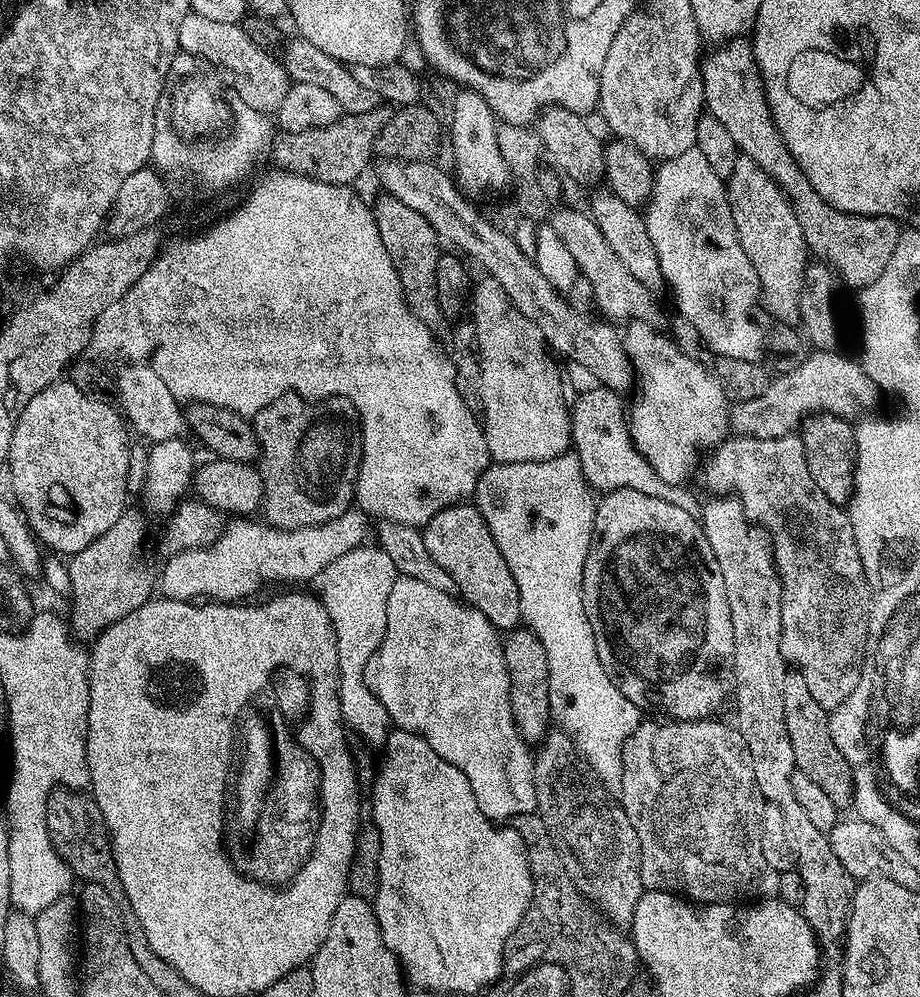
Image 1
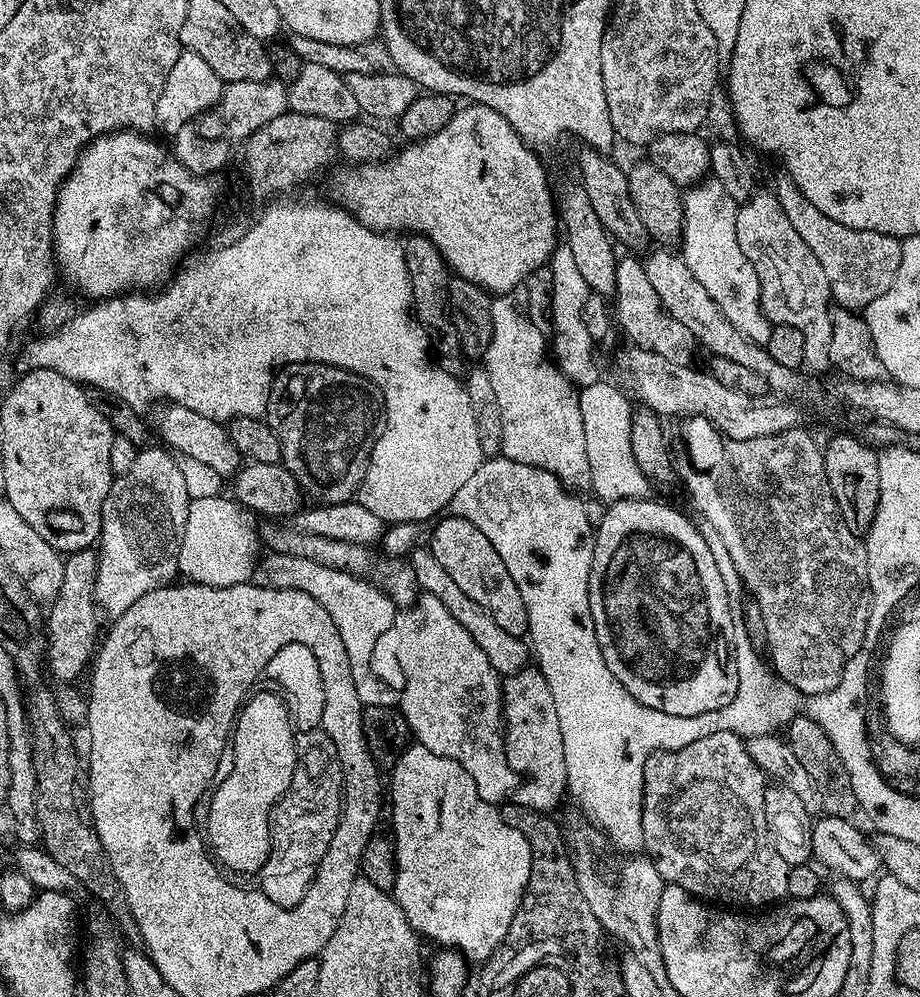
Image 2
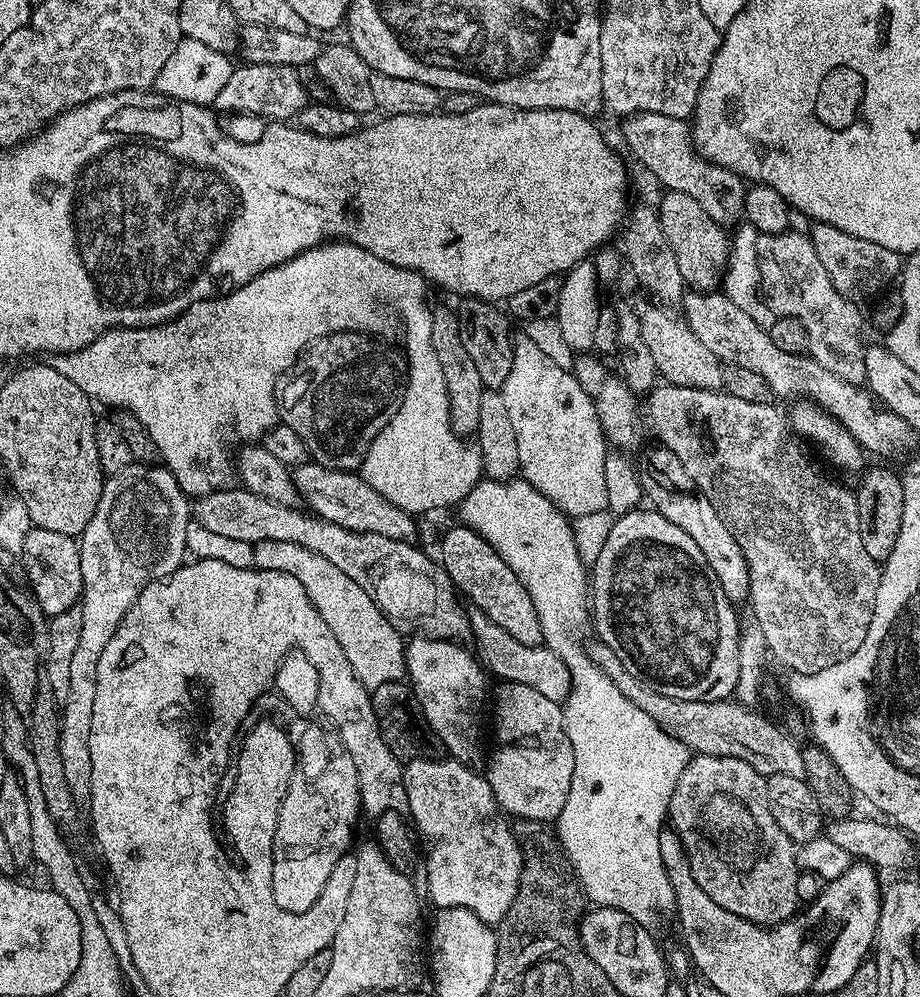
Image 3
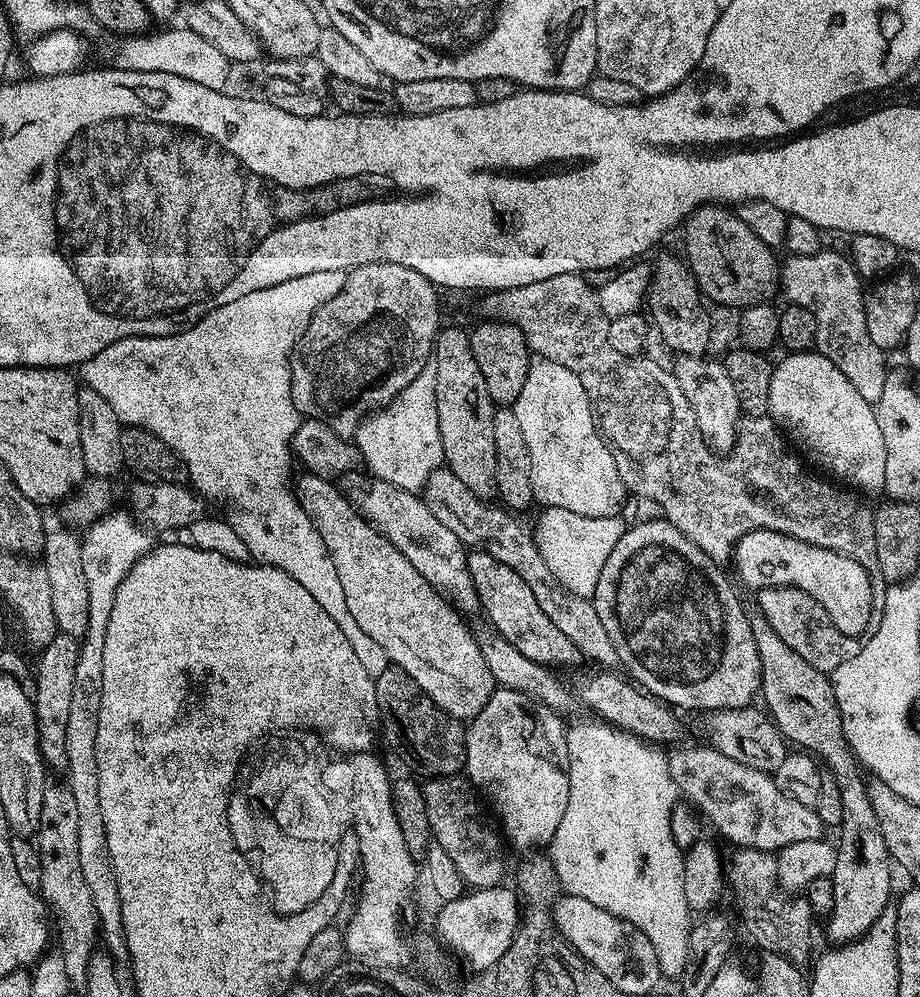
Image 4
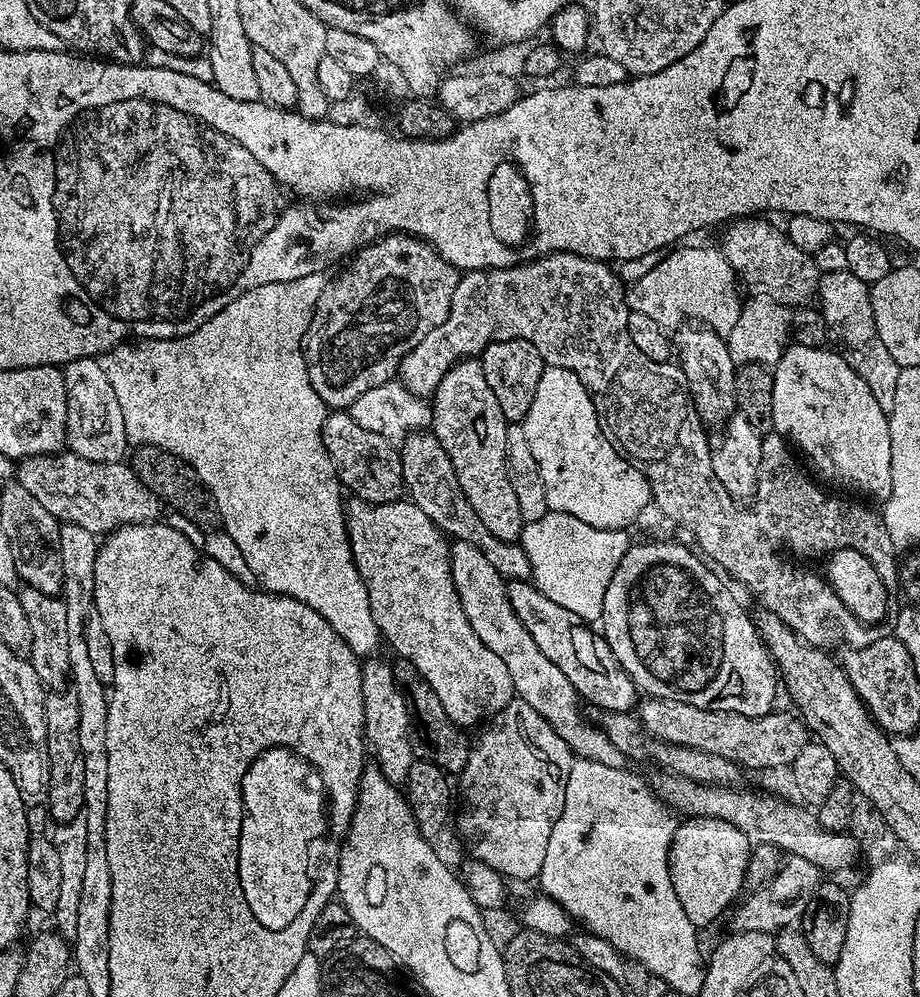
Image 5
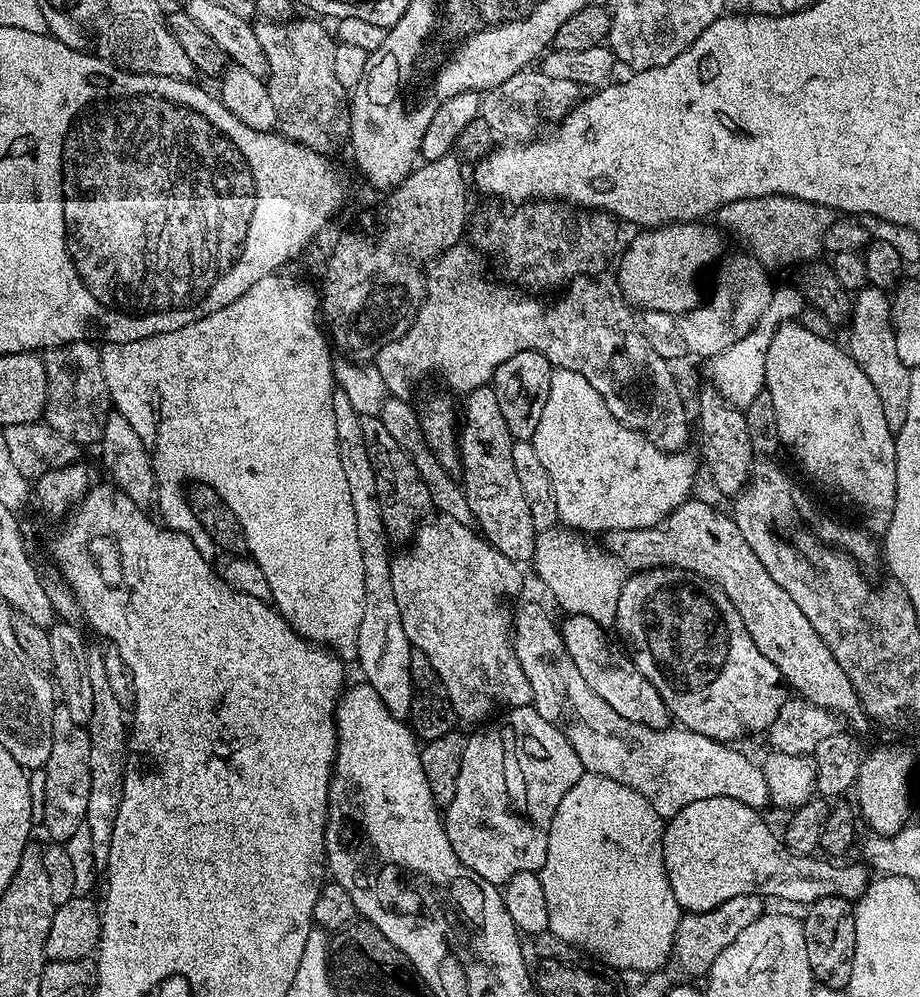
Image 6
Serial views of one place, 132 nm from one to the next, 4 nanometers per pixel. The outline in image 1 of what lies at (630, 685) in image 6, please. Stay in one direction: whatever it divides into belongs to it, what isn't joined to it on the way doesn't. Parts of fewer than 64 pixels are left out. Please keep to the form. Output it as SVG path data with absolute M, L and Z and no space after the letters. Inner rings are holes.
M475 503L455 504L434 514L422 531L430 558L454 578L456 592L467 603L486 614L497 630L511 630L521 623L518 582L514 582L514 574L510 574L510 566L506 566L506 558L502 558L502 550L498 550L498 542L494 542L490 526L486 526Z

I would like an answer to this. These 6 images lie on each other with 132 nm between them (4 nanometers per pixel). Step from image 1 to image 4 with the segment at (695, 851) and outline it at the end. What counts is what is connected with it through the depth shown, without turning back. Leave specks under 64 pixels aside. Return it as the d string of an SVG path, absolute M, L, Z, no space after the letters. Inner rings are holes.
M737 847L726 864L726 880L732 886L732 896L740 911L739 923L744 923L748 936L764 947L768 954L784 956L793 964L803 965L803 960L812 952L812 907L800 894L789 894L780 887L776 875L778 866L773 853Z

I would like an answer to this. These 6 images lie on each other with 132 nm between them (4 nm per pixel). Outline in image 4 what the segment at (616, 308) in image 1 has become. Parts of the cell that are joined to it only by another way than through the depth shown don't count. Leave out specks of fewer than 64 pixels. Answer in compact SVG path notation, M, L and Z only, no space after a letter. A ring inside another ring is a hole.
M707 355L675 357L676 365L670 371L675 376L678 386L682 386L682 394L686 394L686 402L694 410L694 418L698 422L698 430L708 447L717 454L731 453L736 446L736 432L742 423L742 413L738 402L738 393L734 390L734 381L726 374L723 363L719 359L708 360Z

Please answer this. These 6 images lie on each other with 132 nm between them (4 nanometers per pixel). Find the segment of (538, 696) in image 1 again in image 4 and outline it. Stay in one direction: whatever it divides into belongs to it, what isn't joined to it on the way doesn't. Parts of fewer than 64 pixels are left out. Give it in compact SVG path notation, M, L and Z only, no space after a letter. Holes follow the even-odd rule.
M497 687L490 702L467 725L466 731L466 776L482 793L485 801L492 800L500 815L499 827L504 827L503 835L516 848L540 850L552 843L562 816L566 813L570 798L570 778L568 777L568 737L566 724L561 717L540 704L534 698L513 688Z

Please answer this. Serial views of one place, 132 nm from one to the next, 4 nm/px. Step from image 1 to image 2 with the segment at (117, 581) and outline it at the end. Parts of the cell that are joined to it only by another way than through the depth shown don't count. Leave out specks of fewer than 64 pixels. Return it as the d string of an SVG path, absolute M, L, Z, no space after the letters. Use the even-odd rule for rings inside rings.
M91 547L64 556L62 590L58 590L58 594L46 608L46 668L53 681L72 680L83 672L85 675L97 651L98 637L101 635L100 620L102 621L94 598L97 555L97 549Z

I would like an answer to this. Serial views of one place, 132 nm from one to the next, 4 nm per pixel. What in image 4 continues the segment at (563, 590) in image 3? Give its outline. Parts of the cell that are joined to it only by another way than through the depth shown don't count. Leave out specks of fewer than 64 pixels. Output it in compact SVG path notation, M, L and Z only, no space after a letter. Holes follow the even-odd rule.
M596 722L598 724L576 724L567 729L566 735L568 737L568 777L570 778L570 798L567 800L566 813L562 816L562 821L559 823L558 830L555 831L552 843L548 846L548 857L552 861L552 867L556 872L556 880L558 884L562 884L562 889L567 895L586 898L588 902L592 902L594 906L598 906L599 909L606 909L610 914L614 914L615 917L622 917L624 921L630 922L636 929L642 930L644 934L649 938L651 945L654 946L655 954L658 955L658 962L660 966L660 973L663 977L668 977L677 979L680 977L685 970L685 966L689 962L690 952L689 952L689 938L691 936L692 930L692 911L689 904L686 902L686 896L684 894L684 860L685 855L683 849L674 842L672 831L670 831L670 818L673 813L674 808L679 803L680 791L677 784L674 782L673 775L669 770L669 762L667 758L667 753L658 746L652 745L651 743L645 742L640 739L639 736L633 736L630 732L625 732L607 722Z

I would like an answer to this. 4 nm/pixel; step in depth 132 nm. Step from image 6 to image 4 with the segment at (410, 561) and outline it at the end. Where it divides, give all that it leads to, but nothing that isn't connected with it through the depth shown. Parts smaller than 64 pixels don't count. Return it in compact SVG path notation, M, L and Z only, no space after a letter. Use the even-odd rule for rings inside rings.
M304 474L297 484L295 481L294 491L296 501L312 520L316 535L322 538L333 568L338 570L338 582L342 582L342 594L346 594L346 606L350 614L354 614L354 622L358 622L360 629L366 630L366 634L370 634L370 638L374 638L374 642L386 650L389 665L406 670L406 674L410 674L410 678L414 678L424 693L439 708L446 710L446 714L455 720L470 722L480 713L482 706L490 702L492 693L498 687L490 666L486 666L477 637L472 636L460 621L462 618L457 609L432 588L430 582L426 582L426 578L414 570L414 566L410 566L408 559L353 508L347 495L339 487L336 489L332 482L327 476Z

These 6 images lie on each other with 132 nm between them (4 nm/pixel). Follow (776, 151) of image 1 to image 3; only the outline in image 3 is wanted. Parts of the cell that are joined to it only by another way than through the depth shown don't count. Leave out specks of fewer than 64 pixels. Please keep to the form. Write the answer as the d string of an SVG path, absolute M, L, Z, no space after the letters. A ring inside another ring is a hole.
M813 223L810 235L814 251L818 253L818 262L830 274L830 282L834 282L834 290L853 302L861 302L867 296L880 292L888 283L895 281L902 272L901 253L886 250L886 246L878 246L874 242L866 242L866 238L854 238L854 234L846 234L846 230L838 230L838 226L826 226Z

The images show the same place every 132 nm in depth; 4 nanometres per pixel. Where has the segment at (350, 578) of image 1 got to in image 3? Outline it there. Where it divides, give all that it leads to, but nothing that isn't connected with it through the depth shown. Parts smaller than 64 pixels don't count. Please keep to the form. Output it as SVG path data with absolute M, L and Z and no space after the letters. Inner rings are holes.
M263 540L261 544L253 547L252 562L262 570L278 570L302 582L310 602L319 610L322 622L330 626L334 638L338 638L338 646L342 646L350 666L354 666L354 674L358 674L360 680L378 680L378 686L382 686L386 682L405 679L406 644L401 633L380 613L378 606L366 594L366 590L362 590L358 582L346 578L346 574L342 574L342 570L338 570L334 562L323 560L322 554L305 552L304 548L297 544L269 540Z

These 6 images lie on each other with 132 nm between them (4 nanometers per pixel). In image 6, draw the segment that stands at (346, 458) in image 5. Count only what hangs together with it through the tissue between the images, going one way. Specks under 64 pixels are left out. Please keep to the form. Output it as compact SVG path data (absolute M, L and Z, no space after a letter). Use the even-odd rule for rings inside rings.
M379 415L361 416L360 426L369 460L373 466L378 504L381 506L381 520L385 524L385 530L392 538L404 535L407 537L409 534L415 533L416 529L433 515L430 490L426 490L426 482L422 482L414 462L405 454L402 446L398 446L398 442L394 442L394 438L388 433L386 426L382 426Z

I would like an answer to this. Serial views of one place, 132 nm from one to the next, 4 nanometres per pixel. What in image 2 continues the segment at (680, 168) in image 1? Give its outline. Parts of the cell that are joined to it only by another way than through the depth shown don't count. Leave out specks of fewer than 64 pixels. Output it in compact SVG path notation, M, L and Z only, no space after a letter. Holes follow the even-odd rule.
M708 178L689 187L683 193L684 198L684 235L682 237L682 255L690 274L702 282L706 294L714 300L718 310L743 334L747 340L756 344L768 345L773 323L766 318L760 305L760 283L750 258L742 254L738 246L736 233L736 210L738 201L730 198L717 180Z

